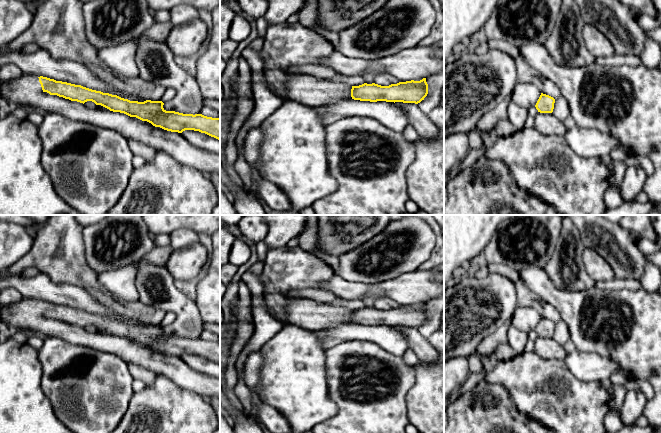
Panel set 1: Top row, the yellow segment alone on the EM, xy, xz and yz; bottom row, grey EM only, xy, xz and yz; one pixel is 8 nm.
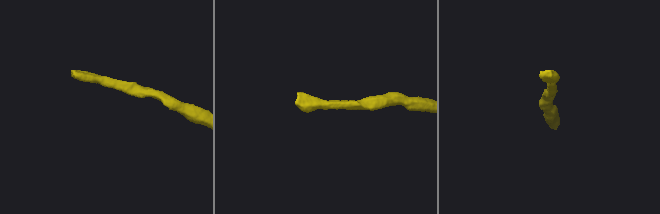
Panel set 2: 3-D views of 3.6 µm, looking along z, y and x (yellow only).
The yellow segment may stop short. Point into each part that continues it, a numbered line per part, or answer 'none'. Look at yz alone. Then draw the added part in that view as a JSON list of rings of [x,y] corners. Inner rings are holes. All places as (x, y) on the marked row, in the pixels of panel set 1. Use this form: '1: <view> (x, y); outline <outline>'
1: yz (547, 124); outline [[[538,113],[534,119],[534,128],[544,136],[564,136],[567,129],[563,121],[557,119],[553,113]]]

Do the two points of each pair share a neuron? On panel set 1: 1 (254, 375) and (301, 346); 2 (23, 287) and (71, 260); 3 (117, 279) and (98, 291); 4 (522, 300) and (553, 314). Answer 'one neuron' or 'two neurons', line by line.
1: two neurons
2: two neurons
3: two neurons
4: one neuron

